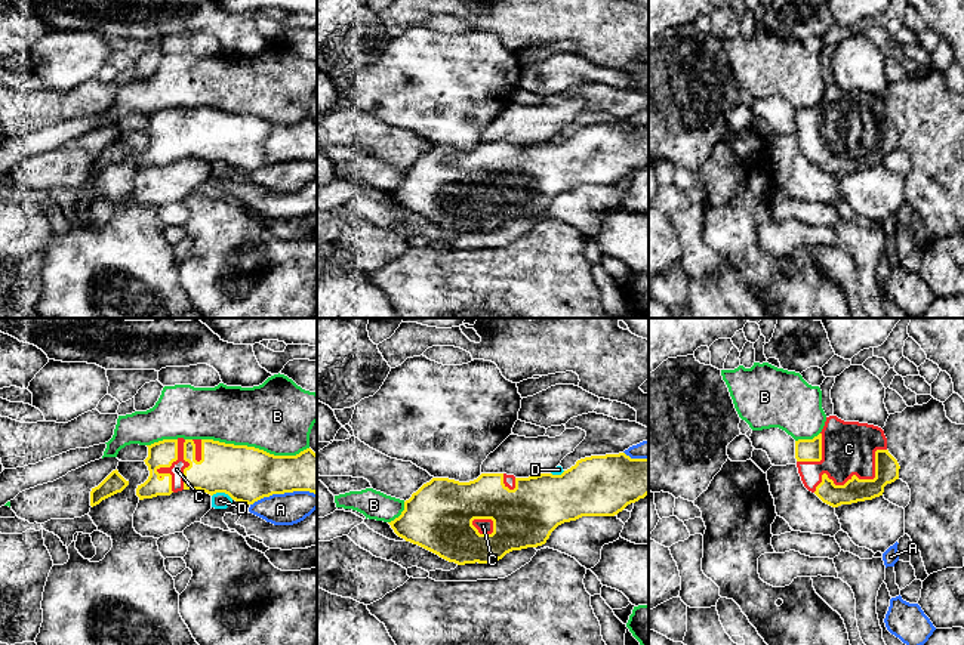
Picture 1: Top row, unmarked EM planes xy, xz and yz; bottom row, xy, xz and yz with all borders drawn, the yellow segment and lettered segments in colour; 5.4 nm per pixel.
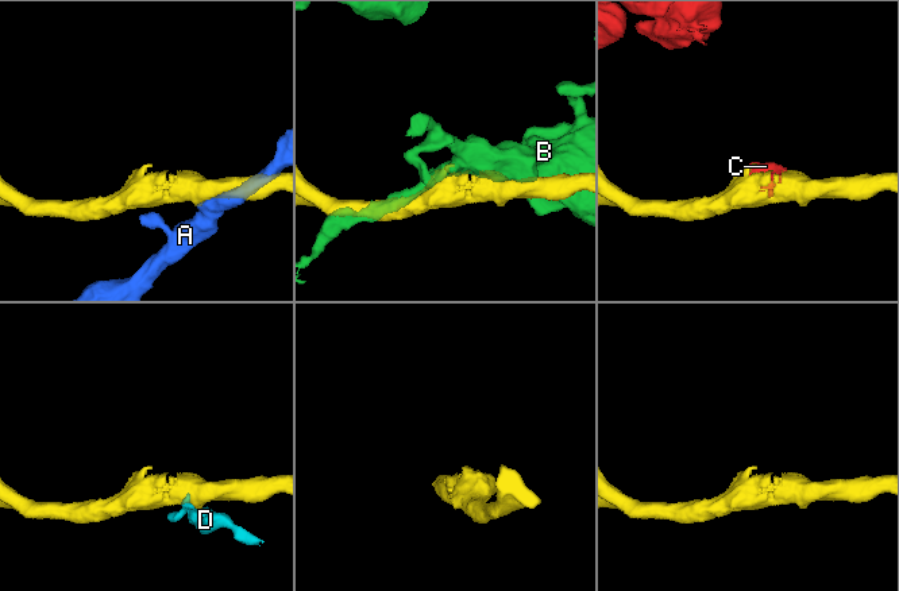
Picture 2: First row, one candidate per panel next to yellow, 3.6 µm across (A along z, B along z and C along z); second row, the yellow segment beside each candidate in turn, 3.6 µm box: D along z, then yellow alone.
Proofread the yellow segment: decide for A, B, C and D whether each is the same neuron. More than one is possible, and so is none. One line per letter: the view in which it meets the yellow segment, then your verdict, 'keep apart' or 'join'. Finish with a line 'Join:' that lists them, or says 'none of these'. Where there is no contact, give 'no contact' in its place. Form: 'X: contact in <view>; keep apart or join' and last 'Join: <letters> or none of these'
A: contact in xy; keep apart
B: contact in xy; keep apart
C: contact in yz; join
D: contact in xy; keep apart
Join: C

